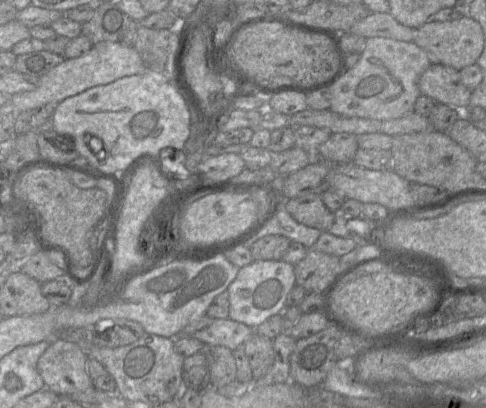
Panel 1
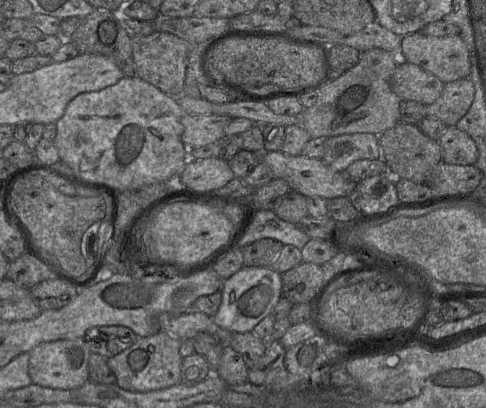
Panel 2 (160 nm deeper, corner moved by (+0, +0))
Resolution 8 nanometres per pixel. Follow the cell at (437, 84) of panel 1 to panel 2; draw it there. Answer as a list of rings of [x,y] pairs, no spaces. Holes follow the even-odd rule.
[[[399,61],[391,78],[391,88],[402,101],[430,105],[441,95],[444,83],[417,65]]]

